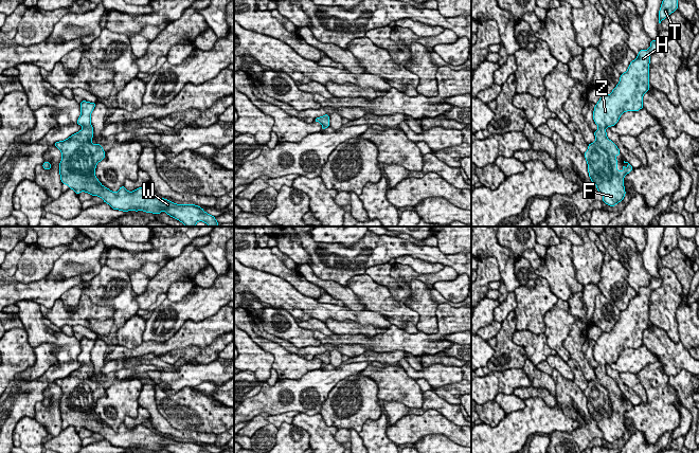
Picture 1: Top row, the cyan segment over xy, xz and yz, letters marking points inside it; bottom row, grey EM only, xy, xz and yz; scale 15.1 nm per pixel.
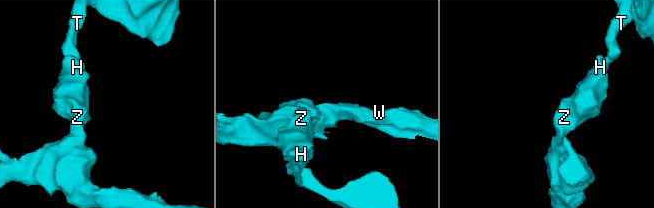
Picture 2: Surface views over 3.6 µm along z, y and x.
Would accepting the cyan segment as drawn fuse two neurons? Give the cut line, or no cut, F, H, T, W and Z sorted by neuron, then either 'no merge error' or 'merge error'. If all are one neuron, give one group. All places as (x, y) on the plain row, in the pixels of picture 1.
no cut; F H T W Z; no merge error

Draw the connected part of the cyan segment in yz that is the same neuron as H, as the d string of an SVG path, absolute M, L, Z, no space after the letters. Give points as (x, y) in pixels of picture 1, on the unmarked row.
M651 277L648 287L641 287L628 307L621 311L617 323L609 332L602 332L593 348L593 357L598 363L594 368L596 378L588 382L584 393L591 418L603 432L603 438L613 445L624 436L624 414L632 409L632 403L624 398L628 403L623 403L623 409L617 407L615 394L621 388L607 375L606 365L616 362L624 349L643 345L643 332L649 327L650 291L661 285L662 277Z

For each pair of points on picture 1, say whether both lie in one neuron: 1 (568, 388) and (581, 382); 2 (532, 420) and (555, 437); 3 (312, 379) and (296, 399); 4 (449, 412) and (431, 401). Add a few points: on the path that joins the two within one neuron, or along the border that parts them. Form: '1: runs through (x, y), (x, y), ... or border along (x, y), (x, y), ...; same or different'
1: border along (573, 380), (583, 391); different
2: border along (575, 429), (570, 433), (554, 431), (550, 435); different
3: runs through (309, 384), (301, 394); same
4: runs through (445, 408), (435, 401); same

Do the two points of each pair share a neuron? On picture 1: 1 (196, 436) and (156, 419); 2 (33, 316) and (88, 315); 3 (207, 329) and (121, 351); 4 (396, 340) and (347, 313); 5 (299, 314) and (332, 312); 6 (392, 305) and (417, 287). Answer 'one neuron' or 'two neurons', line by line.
1: one neuron
2: two neurons
3: one neuron
4: two neurons
5: one neuron
6: two neurons

